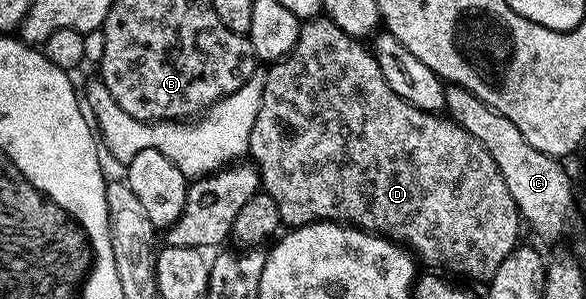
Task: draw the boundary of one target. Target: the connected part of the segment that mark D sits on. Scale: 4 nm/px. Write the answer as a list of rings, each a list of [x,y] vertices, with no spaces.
[[[320,16],[304,21],[299,27],[297,44],[284,58],[270,63],[266,71],[265,92],[261,100],[261,108],[257,112],[257,120],[253,124],[253,132],[249,136],[249,154],[253,159],[253,165],[259,169],[259,181],[262,189],[277,204],[280,223],[284,227],[294,228],[308,226],[311,222],[337,222],[350,224],[358,229],[366,230],[373,234],[381,234],[384,238],[390,238],[392,242],[402,244],[420,263],[428,262],[428,267],[444,266],[455,274],[464,274],[467,278],[490,279],[495,269],[515,250],[519,238],[519,226],[521,219],[519,209],[509,196],[509,187],[505,184],[505,176],[493,164],[493,156],[485,152],[485,144],[477,140],[465,128],[452,122],[450,117],[440,116],[430,110],[422,110],[397,96],[389,84],[385,84],[385,76],[381,76],[381,68],[377,64],[374,53],[367,50],[362,41],[341,32],[337,24],[333,24],[330,18]]]

